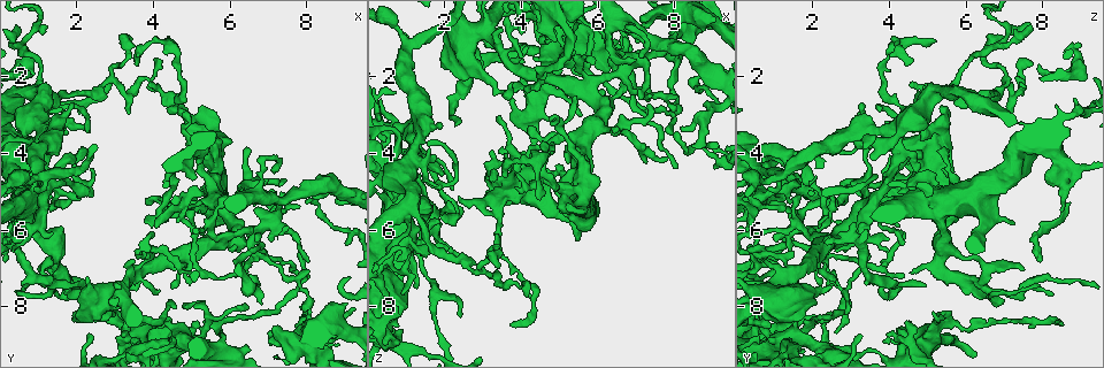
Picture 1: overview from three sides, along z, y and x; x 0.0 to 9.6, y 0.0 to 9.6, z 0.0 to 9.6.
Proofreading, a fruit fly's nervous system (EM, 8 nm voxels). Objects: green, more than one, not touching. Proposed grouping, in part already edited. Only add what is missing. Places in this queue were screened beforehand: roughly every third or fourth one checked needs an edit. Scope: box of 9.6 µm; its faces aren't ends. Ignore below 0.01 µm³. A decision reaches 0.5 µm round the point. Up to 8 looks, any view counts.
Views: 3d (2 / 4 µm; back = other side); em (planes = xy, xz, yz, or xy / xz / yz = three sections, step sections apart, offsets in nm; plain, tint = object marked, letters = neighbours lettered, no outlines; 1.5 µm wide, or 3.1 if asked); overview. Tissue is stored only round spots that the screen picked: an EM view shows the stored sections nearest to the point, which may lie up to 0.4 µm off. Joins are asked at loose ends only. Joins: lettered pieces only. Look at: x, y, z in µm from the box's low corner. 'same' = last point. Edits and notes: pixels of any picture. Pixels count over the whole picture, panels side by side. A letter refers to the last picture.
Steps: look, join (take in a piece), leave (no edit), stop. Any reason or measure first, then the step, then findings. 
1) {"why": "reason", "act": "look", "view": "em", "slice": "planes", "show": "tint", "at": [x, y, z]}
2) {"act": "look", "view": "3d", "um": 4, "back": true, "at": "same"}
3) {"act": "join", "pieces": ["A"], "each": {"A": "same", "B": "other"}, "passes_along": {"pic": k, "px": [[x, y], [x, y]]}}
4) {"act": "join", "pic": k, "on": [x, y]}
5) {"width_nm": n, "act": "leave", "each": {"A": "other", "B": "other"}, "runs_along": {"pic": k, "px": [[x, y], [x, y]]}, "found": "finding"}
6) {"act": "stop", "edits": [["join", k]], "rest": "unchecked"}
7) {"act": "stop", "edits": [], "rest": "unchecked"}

{"why": "tapers out", "act": "look", "view": "3d", "um": 4, "at": [2.45, 4.40, 5.40]}

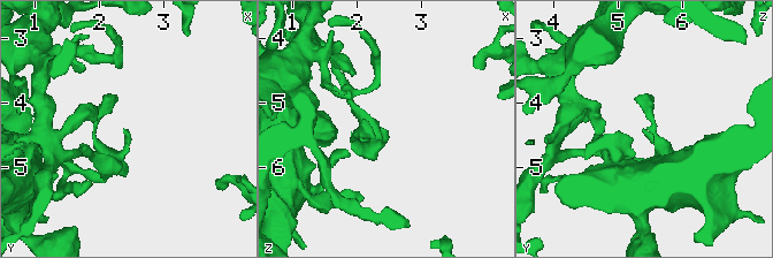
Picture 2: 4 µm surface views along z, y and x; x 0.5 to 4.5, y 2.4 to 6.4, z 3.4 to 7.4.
{"why": "shape alone is not enough", "act": "look", "view": "em", "slice": "xz", "step": 4, "show": "letters", "at": [2.35, 4.40, 5.40]}

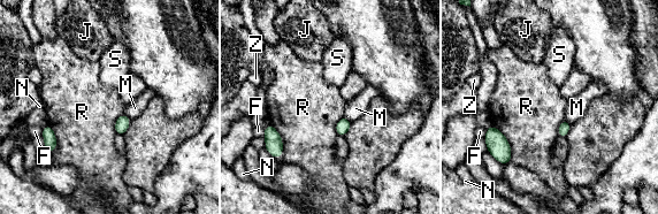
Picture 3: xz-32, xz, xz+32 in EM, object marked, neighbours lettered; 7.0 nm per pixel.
{"act": "leave", "each": {"F": "other", "J": "other", "M": "other", "N": "other", "R": "other", "S": "other", "Z": "other"}, "border": {"pic": 3, "px": [[492, 125], [507, 140], [511, 161]]}, "found": "none of them fits"}

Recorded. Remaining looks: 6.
{"why": "an open end", "act": "look", "view": "em", "slice": "planes", "show": "letters", "at": [4.10, 6.50, 1.50]}

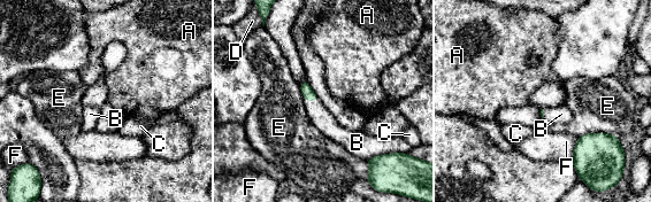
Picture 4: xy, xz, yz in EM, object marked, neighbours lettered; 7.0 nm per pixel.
{"longest_contact_nm": ["E", 260], "act": "join", "pic": 4, "on": [357, 142], "each": {"A": "other", "B": "same", "C": "other", "D": "other", "E": "other", "F": "other"}, "found": "it goes on there"}

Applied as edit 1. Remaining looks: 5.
{"act": "look", "view": "overview"}

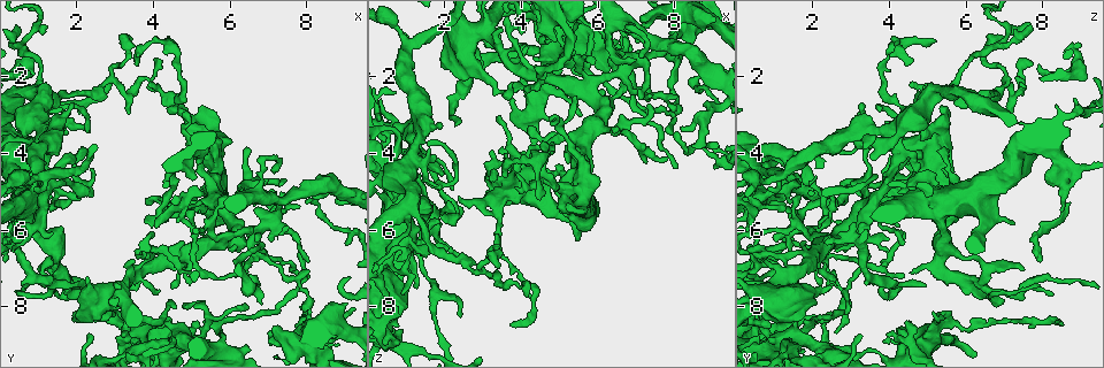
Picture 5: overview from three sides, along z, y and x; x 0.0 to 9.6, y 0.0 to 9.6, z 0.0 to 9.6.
{"why": "thin end", "act": "look", "view": "3d", "um": 2, "at": [7.25, 4.85, 2.70]}

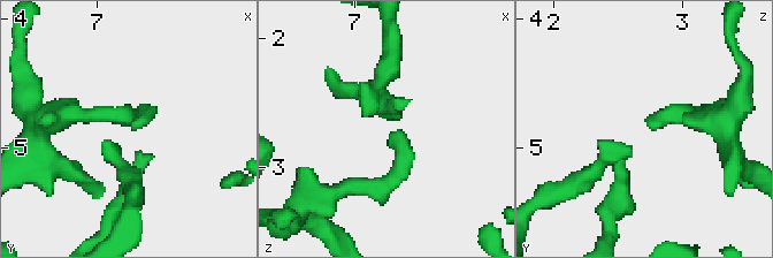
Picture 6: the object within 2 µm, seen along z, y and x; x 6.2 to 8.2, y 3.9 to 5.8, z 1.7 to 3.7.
{"act": "look", "view": "em", "slice": "planes", "show": "letters", "at": [7.32, 4.78, 2.72]}

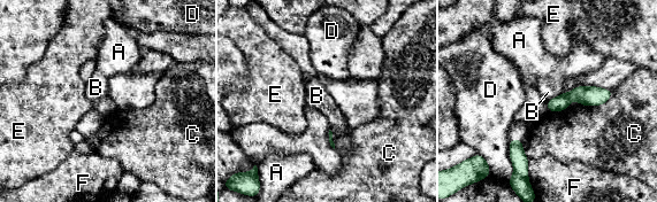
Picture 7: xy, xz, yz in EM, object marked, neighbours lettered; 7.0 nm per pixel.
{"width_nm": 110, "act": "leave", "each": {"A": "other", "B": "other", "C": "other", "D": "other", "E": "other", "F": "other"}, "found": "no lettered piece goes on from it"}

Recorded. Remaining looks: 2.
{"act": "stop", "edits": [["join", 4]], "rest": "unchecked"}

